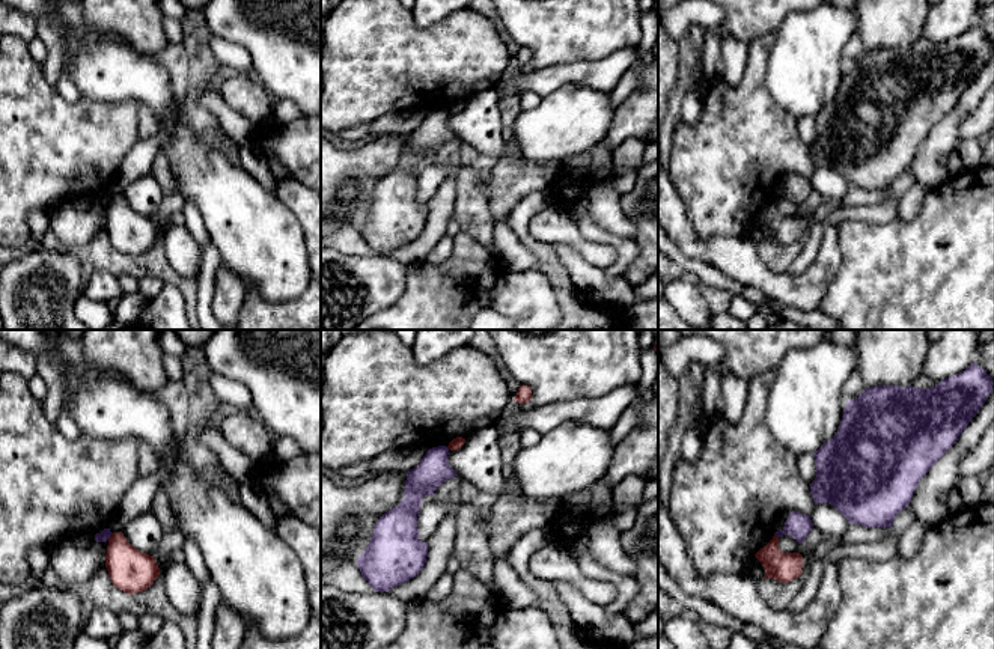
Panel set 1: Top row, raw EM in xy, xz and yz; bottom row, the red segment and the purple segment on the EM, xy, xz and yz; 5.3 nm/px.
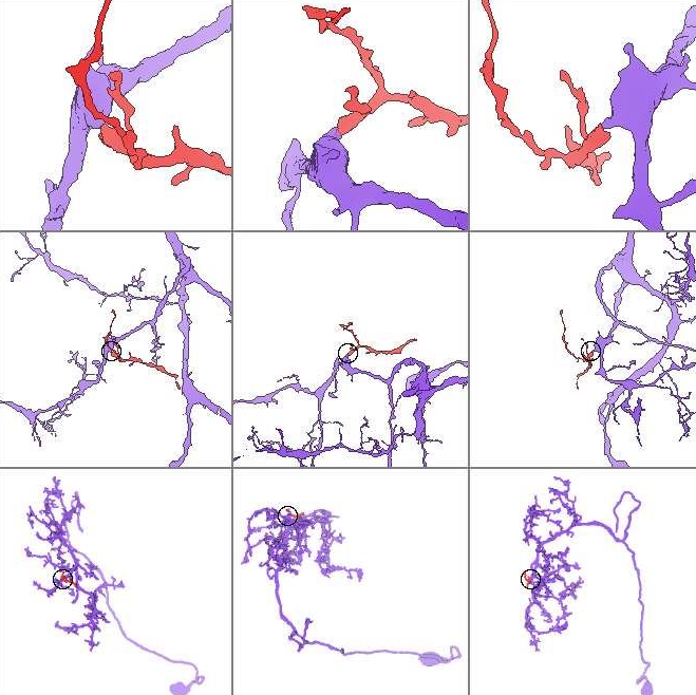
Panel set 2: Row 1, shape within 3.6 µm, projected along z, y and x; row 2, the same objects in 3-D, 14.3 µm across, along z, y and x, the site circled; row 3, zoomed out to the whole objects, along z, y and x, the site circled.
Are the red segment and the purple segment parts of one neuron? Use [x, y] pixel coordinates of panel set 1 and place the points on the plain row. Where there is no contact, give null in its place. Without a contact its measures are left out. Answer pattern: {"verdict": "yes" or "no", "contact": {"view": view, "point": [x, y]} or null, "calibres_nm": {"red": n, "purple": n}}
{"verdict": "no", "contact": {"view": "xy", "point": [110, 199]}, "calibres_nm": {"red": 220, "purple": 60}}

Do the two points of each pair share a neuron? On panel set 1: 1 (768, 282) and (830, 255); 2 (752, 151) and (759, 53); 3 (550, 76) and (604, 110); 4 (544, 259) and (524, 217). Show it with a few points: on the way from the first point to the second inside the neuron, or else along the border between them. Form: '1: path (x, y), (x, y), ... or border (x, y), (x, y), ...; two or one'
1: path (785, 288), (797, 291), (817, 271); one
2: path (752, 127), (753, 77); one
3: border (600, 89), (565, 83), (541, 98); two
4: path (536, 249), (524, 237), (523, 228); one

